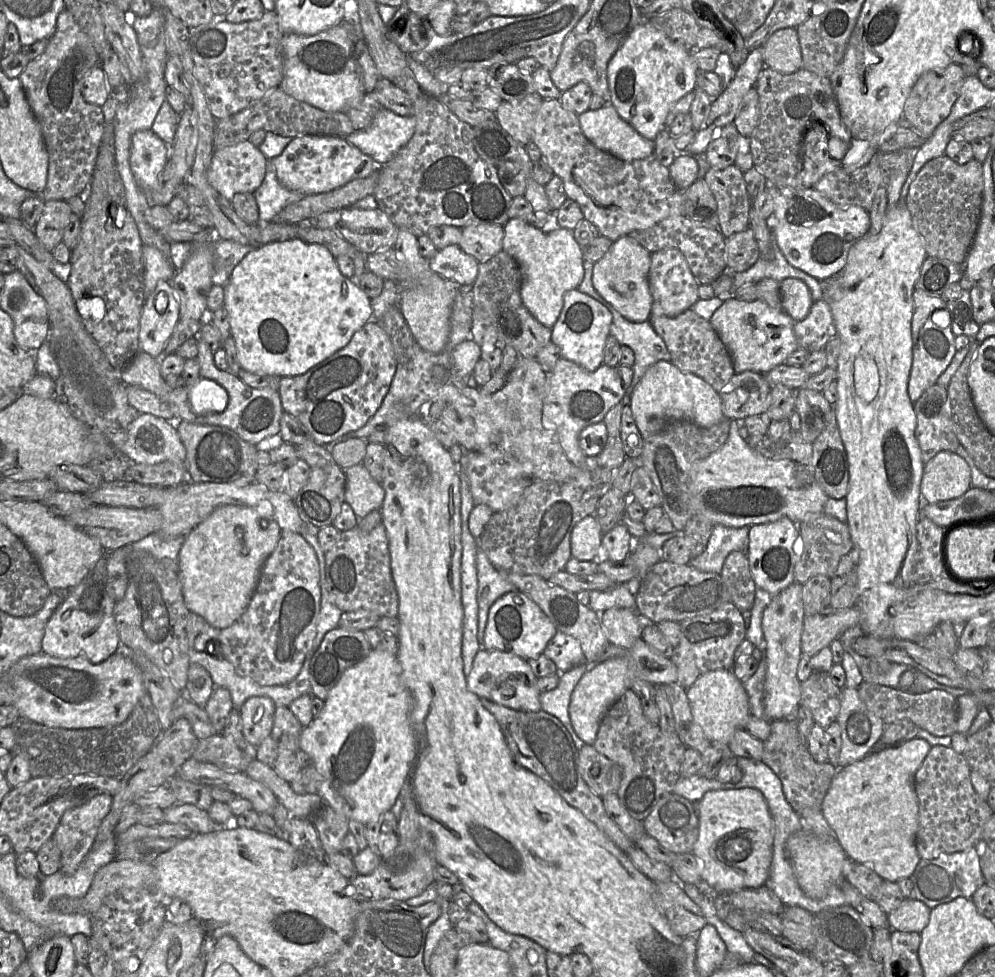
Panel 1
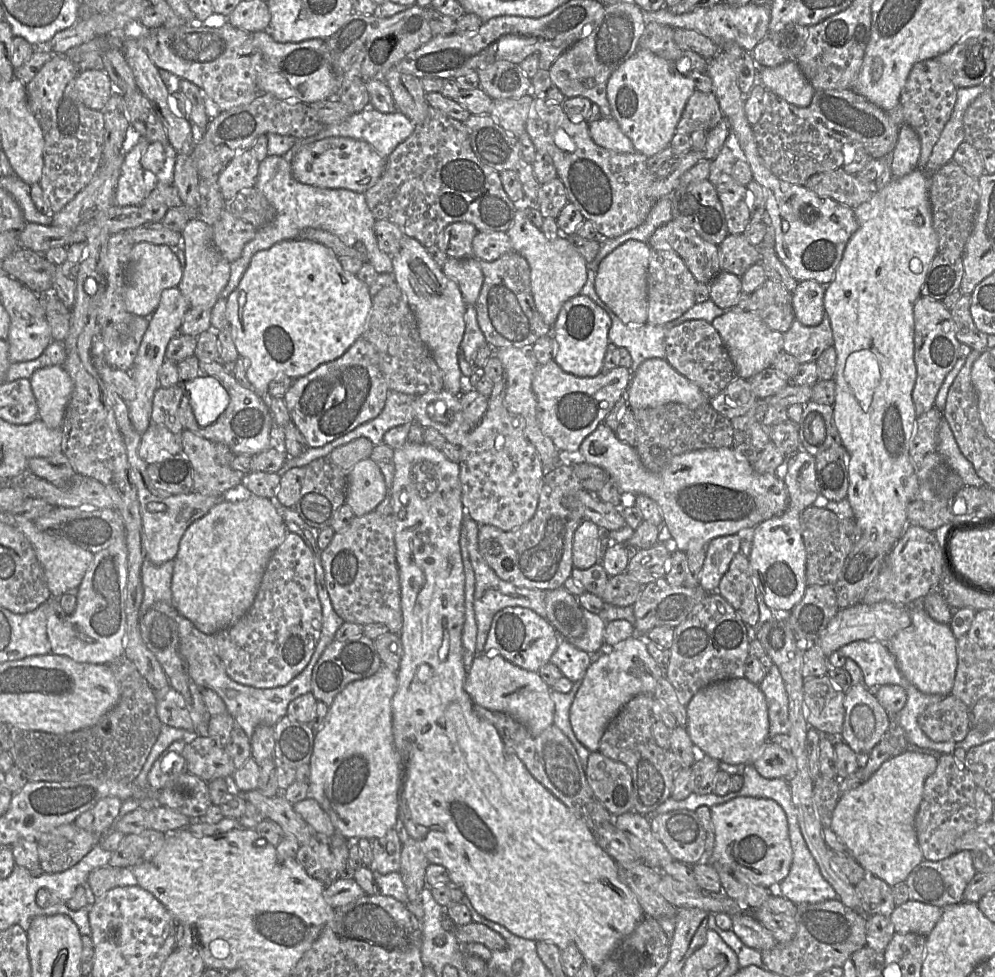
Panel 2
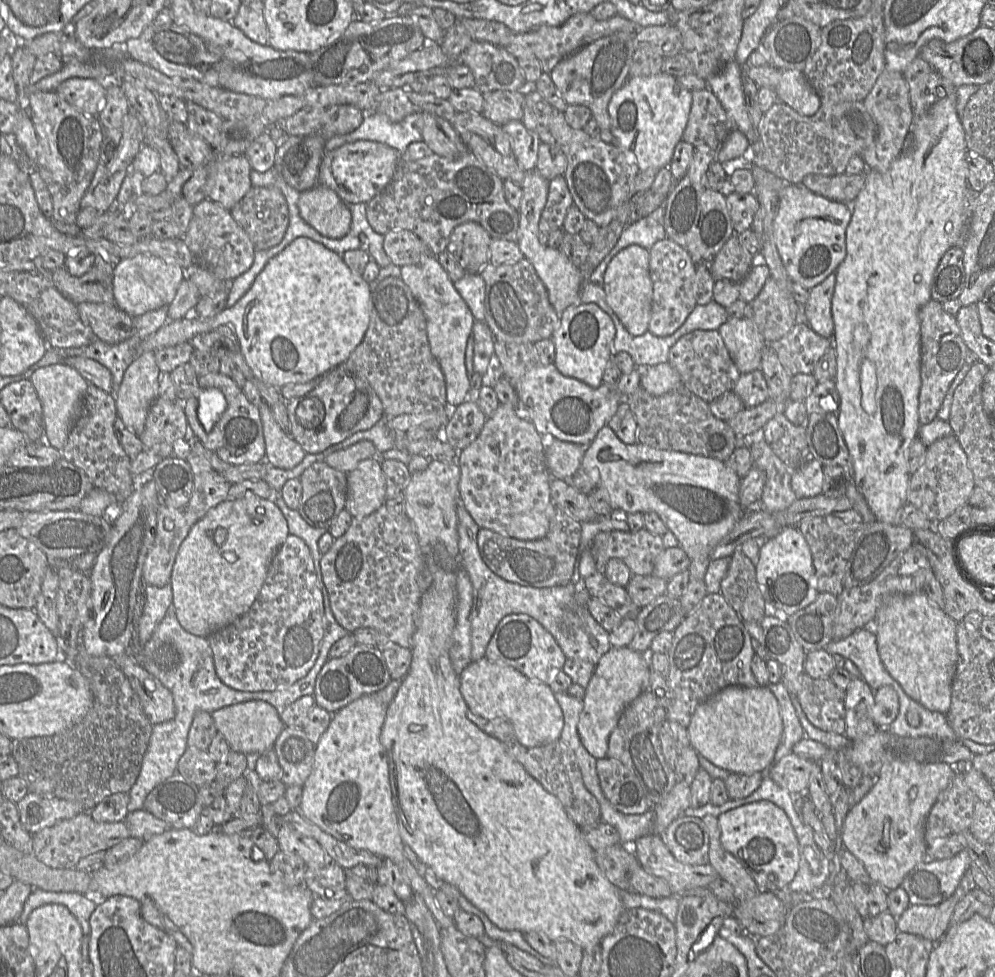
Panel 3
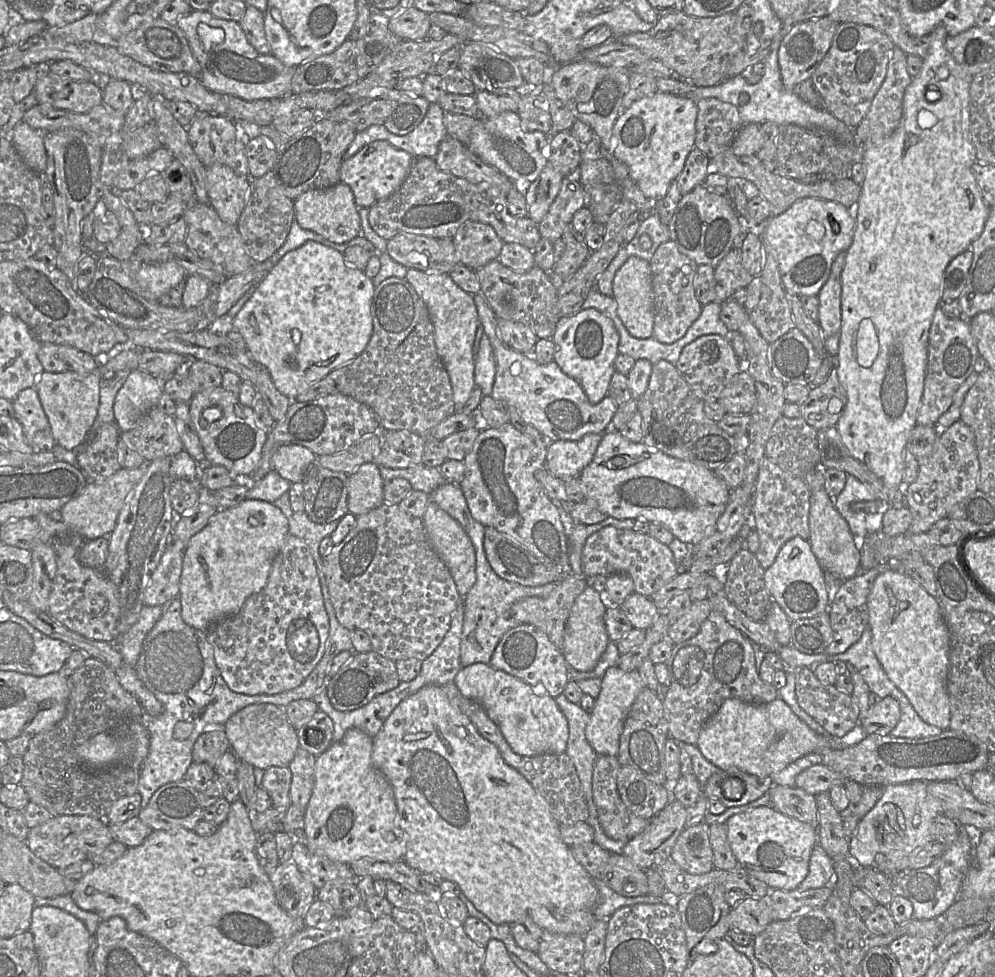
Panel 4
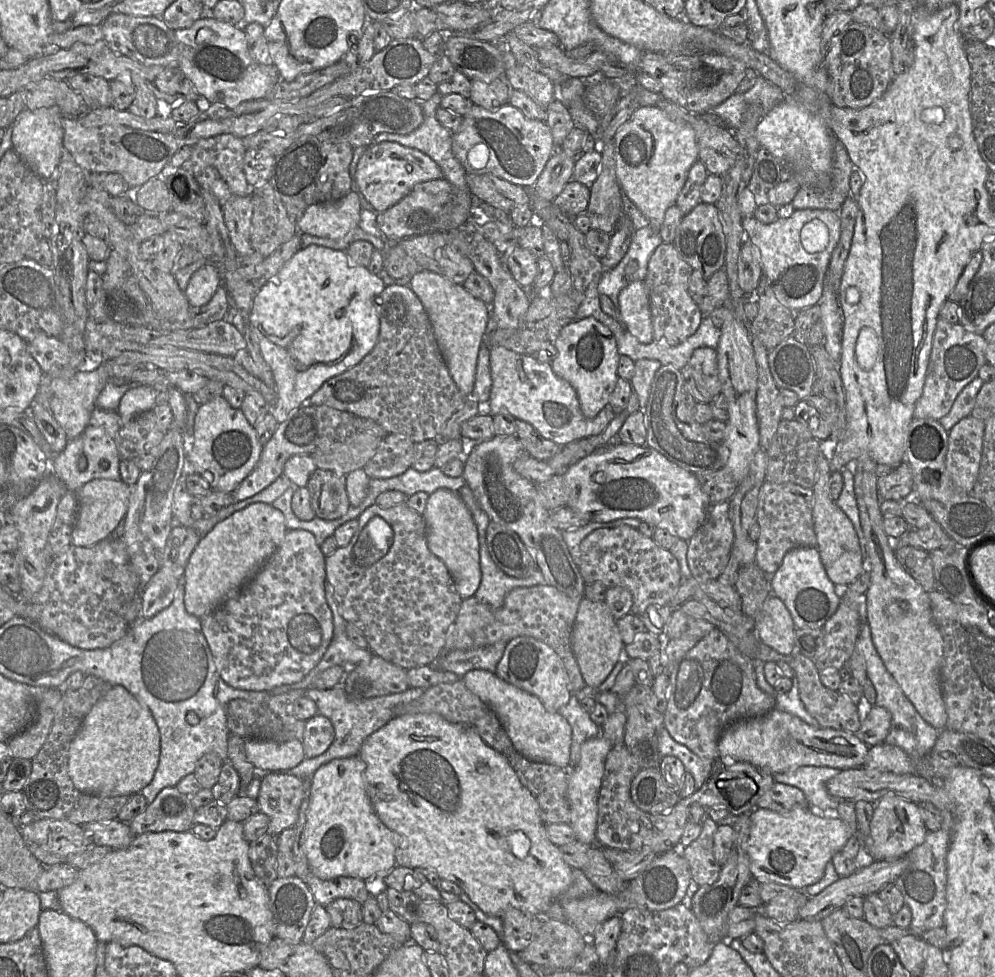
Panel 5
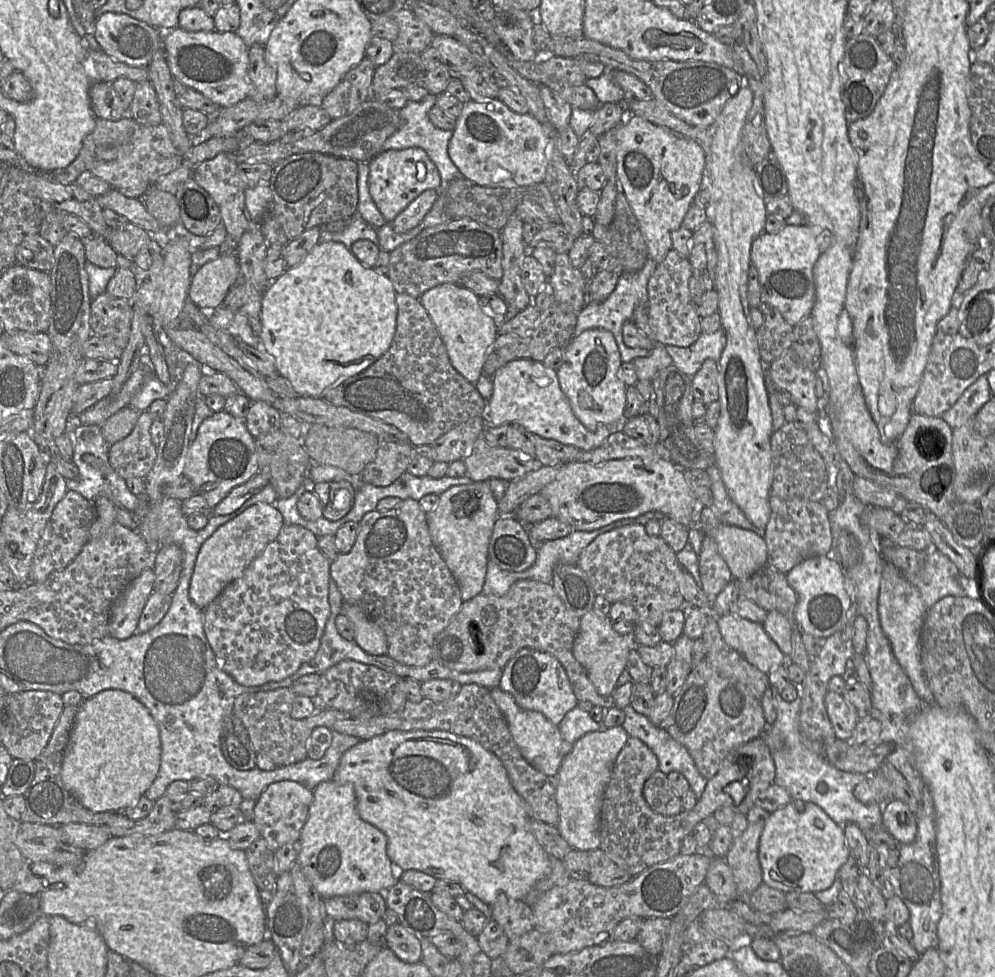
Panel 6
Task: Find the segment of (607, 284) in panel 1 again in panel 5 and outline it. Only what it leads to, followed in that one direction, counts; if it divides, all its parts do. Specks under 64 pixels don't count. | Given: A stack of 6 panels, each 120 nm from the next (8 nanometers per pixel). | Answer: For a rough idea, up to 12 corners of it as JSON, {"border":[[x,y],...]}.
{"border":[[645,280],[618,297],[625,329],[641,343],[654,341]]}

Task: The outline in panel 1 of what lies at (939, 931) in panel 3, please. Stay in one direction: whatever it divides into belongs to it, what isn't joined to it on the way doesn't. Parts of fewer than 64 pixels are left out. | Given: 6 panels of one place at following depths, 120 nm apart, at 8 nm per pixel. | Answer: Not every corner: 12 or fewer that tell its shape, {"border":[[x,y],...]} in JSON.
{"border":[[909,897],[888,914],[891,930],[918,932],[931,909]]}

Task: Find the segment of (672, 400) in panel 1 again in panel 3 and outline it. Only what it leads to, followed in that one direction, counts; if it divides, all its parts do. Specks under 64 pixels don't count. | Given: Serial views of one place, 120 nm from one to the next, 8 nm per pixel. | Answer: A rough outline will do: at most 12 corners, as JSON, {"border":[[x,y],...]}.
{"border":[[669,362],[638,366],[640,387],[660,396],[684,389]]}

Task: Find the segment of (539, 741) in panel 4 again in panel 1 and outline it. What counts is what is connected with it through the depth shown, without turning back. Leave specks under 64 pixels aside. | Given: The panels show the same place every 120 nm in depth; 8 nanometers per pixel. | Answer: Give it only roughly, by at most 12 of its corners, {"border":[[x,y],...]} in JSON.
{"border":[[481,648],[467,687],[519,711],[538,712],[527,660]]}

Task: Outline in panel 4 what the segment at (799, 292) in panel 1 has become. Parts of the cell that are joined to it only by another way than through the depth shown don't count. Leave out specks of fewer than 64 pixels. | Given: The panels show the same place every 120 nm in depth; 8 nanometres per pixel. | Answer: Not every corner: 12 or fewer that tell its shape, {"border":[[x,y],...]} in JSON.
{"border":[[847,251],[819,291],[825,350],[836,358],[841,336],[841,274]]}

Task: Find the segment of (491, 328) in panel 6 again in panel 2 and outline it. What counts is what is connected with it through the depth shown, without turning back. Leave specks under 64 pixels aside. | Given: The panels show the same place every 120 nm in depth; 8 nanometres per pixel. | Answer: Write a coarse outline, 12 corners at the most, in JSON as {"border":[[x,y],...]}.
{"border":[[415,238],[392,257],[420,337],[461,395],[466,303]]}

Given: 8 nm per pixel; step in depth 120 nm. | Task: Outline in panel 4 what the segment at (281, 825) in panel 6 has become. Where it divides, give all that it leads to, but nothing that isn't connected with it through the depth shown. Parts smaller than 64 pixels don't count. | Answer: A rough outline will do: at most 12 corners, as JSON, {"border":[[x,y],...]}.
{"border":[[289,767],[264,771],[261,786],[272,807],[292,804]]}

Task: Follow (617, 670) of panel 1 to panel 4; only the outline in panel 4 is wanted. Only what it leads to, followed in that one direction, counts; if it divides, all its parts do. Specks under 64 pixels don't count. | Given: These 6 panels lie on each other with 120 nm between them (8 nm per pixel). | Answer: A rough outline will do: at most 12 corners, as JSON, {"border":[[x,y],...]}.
{"border":[[608,668],[585,736],[617,756],[625,719],[646,687],[638,670]]}

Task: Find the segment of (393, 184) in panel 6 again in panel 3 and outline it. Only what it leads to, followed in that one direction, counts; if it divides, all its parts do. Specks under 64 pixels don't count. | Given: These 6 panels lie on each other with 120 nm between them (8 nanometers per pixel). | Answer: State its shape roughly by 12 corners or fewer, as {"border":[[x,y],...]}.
{"border":[[358,140],[325,153],[319,184],[368,203],[401,153]]}

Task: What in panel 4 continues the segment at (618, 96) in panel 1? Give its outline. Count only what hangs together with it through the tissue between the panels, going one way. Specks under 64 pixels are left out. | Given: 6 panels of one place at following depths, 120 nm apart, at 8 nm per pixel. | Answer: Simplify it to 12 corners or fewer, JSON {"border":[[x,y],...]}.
{"border":[[657,91],[616,120],[611,152],[664,198],[695,148],[697,103]]}

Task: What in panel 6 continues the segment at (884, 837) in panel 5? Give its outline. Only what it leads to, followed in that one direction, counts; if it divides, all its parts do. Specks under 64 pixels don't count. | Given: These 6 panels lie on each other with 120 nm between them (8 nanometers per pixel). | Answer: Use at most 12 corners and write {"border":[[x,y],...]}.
{"border":[[890,801],[882,821],[897,841],[910,844],[917,819],[903,801]]}

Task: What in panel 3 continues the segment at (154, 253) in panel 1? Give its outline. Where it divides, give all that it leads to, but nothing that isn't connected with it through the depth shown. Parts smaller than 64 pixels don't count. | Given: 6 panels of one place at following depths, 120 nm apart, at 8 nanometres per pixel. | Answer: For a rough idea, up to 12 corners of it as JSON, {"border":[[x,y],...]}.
{"border":[[138,254],[114,268],[116,306],[131,317],[169,305],[186,270]]}

